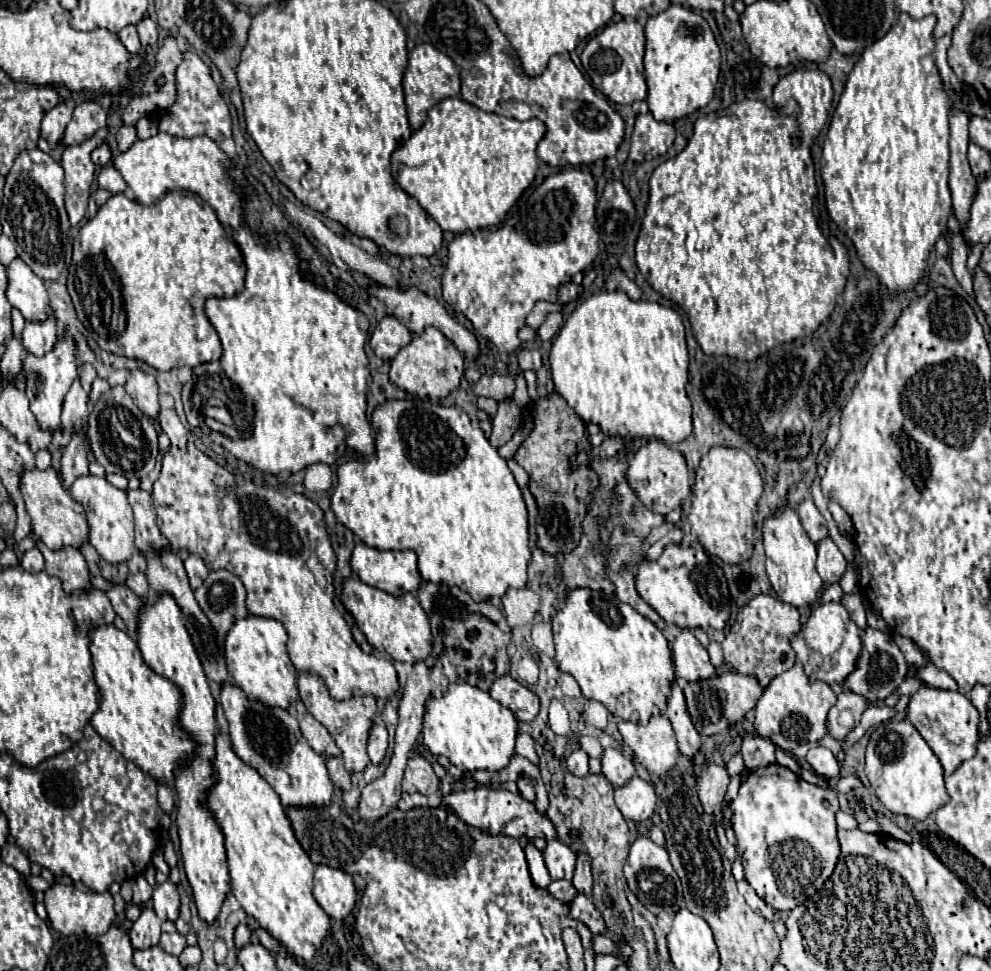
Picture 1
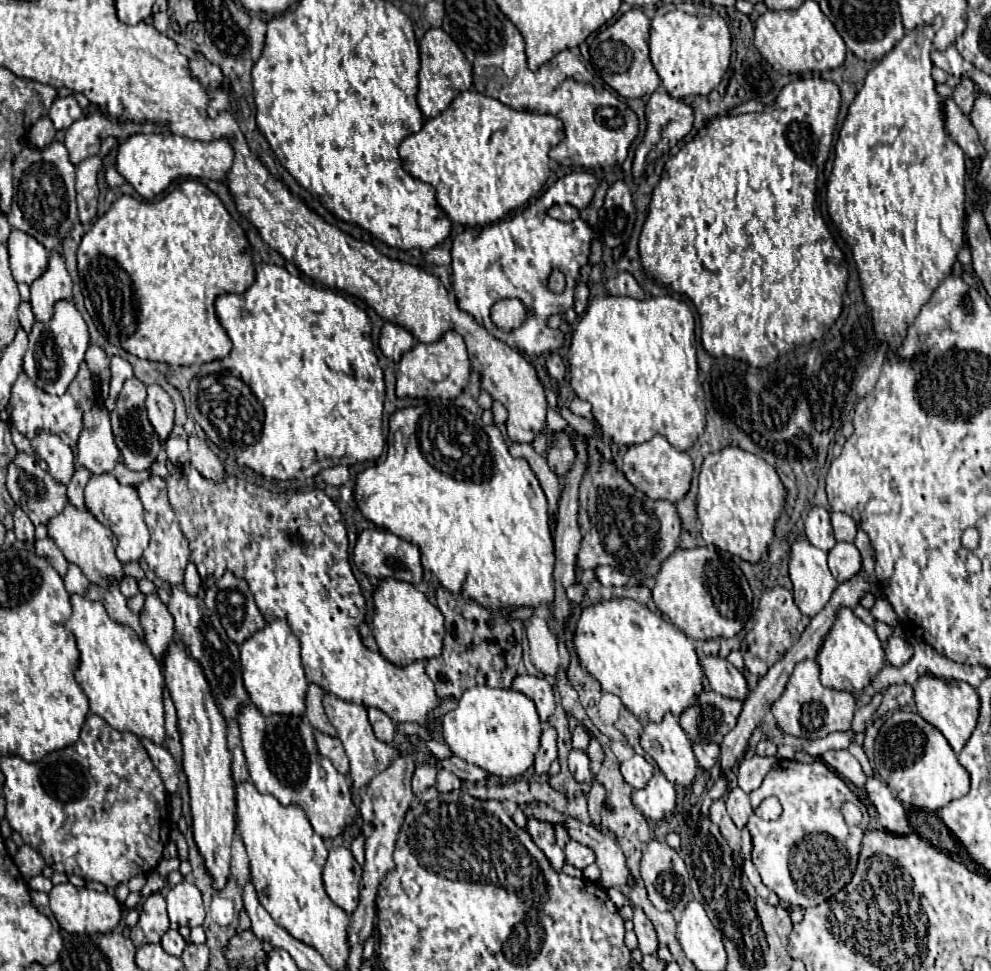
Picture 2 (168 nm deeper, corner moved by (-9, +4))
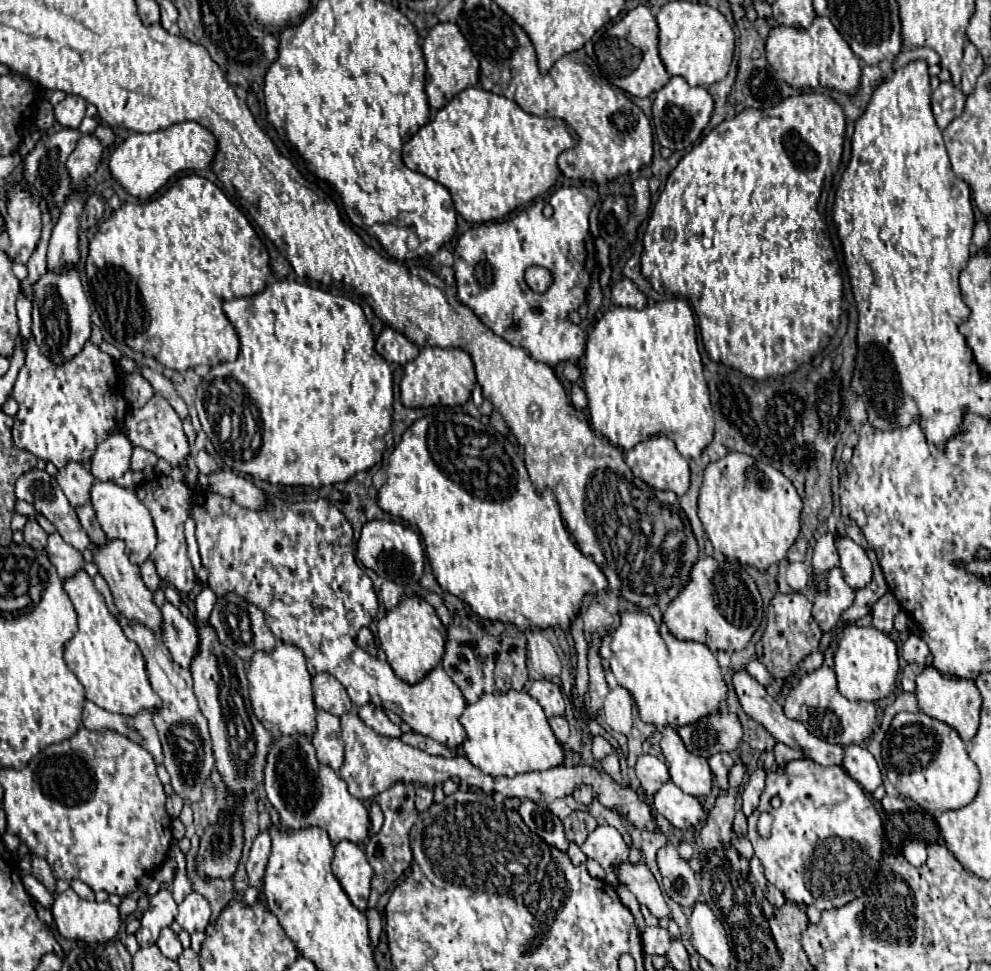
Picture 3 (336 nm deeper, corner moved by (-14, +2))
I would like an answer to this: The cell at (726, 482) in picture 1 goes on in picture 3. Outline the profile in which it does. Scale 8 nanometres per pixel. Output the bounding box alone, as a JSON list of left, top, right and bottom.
[699,451,801,571]

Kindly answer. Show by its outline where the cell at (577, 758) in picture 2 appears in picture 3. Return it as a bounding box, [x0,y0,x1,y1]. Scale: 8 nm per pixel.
[573,785,593,805]

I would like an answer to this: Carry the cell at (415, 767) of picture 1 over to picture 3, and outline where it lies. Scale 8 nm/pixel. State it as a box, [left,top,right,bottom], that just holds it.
[415,785,433,811]

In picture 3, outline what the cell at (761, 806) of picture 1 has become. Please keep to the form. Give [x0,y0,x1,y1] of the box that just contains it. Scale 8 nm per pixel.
[747,759,883,911]

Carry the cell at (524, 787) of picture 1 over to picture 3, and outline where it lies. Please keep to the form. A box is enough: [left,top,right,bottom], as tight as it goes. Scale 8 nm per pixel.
[549,717,569,745]

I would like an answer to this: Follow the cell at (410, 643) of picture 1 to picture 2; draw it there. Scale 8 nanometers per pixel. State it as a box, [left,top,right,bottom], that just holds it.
[372,579,444,667]

